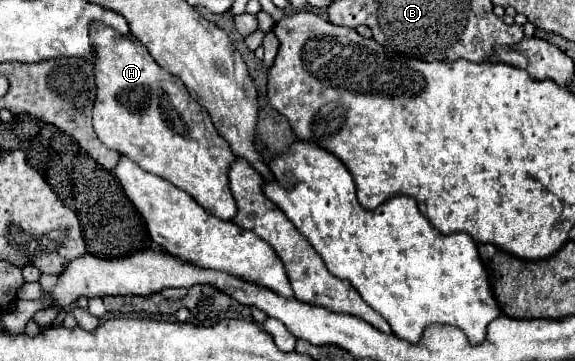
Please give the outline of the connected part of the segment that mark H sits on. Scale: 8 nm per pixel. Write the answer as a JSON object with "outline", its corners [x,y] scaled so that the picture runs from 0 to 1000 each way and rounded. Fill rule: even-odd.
{"outline":[[[160,61],[157,72],[157,122],[163,133],[160,183],[167,222],[167,271],[160,299],[160,343],[170,382],[205,427],[223,432],[254,476],[296,499],[303,515],[323,526],[362,593],[372,593],[386,609],[403,609],[410,593],[410,560],[397,515],[397,454],[407,449],[407,427],[393,388],[372,355],[365,321],[348,288],[327,260],[317,222],[289,199],[271,177],[254,127],[233,100],[209,100],[198,78]]]}

